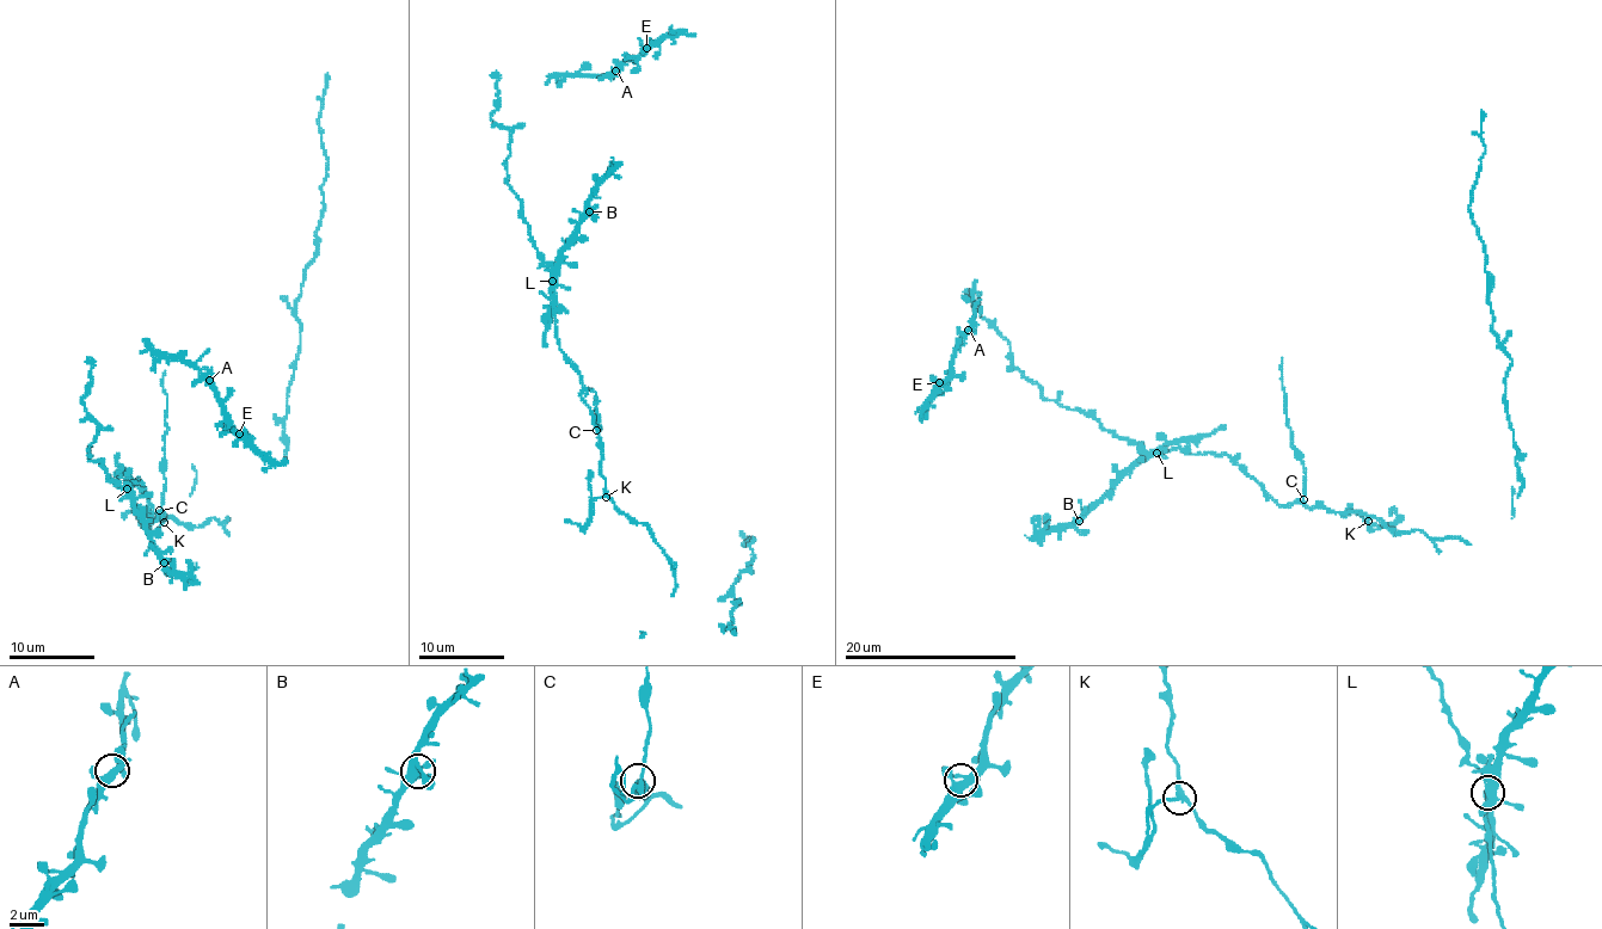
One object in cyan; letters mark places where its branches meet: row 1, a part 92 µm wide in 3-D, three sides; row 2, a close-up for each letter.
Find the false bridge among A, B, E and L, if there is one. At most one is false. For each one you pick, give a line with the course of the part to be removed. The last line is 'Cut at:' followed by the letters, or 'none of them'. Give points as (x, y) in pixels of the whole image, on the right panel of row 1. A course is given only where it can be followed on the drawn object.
Cut at: L

